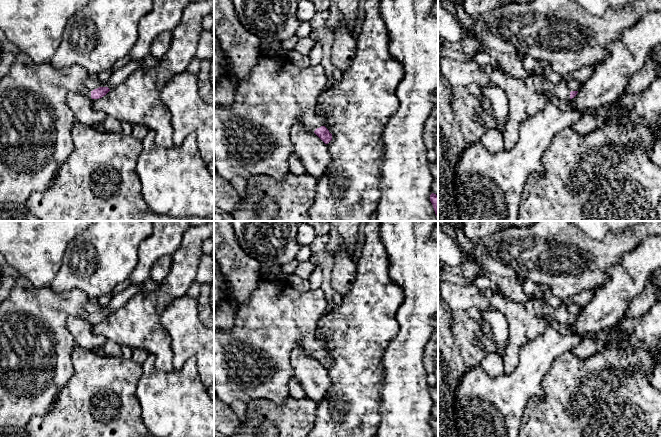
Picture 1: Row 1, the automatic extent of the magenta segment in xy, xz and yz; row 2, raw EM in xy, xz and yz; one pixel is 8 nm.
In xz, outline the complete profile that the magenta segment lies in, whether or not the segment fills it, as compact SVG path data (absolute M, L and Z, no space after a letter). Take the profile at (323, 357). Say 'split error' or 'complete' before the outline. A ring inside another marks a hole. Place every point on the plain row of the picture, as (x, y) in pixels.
split error | M261 278L260 286L255 289L246 304L234 304L236 308L236 315L234 325L228 331L217 331L214 333L214 395L218 401L230 407L236 401L242 401L246 404L255 399L266 399L276 404L282 404L289 397L289 381L293 377L293 369L291 365L291 354L296 346L302 347L308 354L313 355L325 368L332 364L332 358L323 349L325 340L317 338L317 332L321 329L321 318L327 313L327 299L324 291L319 289L309 291L297 291L286 282L272 282Z

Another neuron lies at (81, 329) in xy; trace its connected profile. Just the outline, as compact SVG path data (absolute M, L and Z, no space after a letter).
M75 315L67 319L67 328L75 339L75 345L93 351L102 348L106 338L93 332L93 323Z

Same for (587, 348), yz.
M583 339L583 341L572 350L572 353L578 358L585 359L596 354L599 348L599 345L593 340Z

